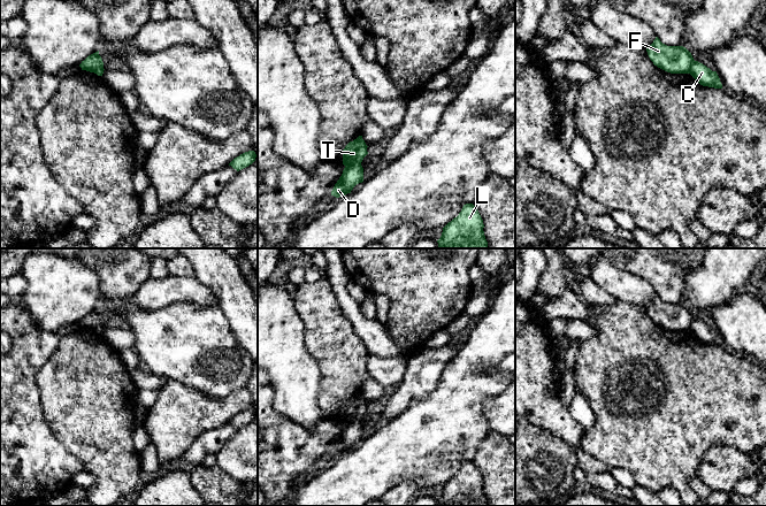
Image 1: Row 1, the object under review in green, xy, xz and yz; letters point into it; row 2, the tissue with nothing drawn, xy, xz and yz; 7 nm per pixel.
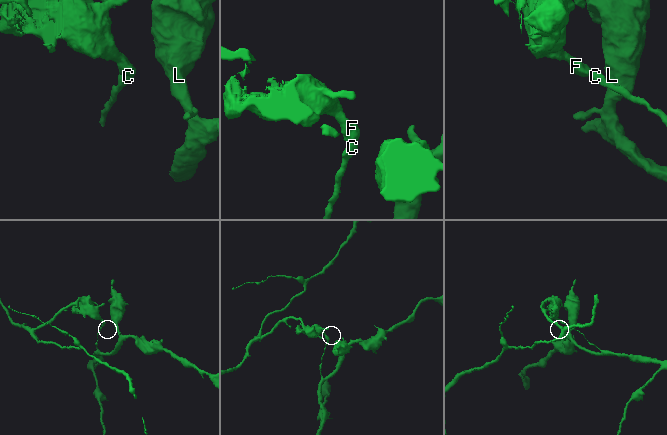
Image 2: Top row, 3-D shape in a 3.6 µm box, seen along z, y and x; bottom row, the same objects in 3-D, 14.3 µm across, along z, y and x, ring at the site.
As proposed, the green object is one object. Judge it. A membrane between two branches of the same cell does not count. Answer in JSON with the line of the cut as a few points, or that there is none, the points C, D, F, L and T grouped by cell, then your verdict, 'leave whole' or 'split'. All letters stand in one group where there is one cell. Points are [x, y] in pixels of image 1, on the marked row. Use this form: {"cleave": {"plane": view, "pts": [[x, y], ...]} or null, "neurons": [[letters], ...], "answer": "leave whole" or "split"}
{"cleave": {"plane": "xz", "pts": [[360, 162], [345, 167]]}, "neurons": [["C", "D", "L"], ["F", "T"]], "answer": "split"}

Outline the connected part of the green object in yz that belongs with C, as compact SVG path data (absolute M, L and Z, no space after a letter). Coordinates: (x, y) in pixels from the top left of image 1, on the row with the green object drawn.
M698 61L692 63L688 74L690 74L703 86L722 89L722 84L717 71L712 71Z

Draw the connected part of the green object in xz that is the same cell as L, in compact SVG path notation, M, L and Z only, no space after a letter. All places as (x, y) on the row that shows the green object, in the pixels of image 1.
M473 204L464 205L457 217L444 228L438 248L489 248L483 220Z

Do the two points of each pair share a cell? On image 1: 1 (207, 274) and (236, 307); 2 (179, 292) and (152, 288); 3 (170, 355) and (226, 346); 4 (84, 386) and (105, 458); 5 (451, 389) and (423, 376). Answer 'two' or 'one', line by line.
1: one
2: one
3: one
4: one
5: two

